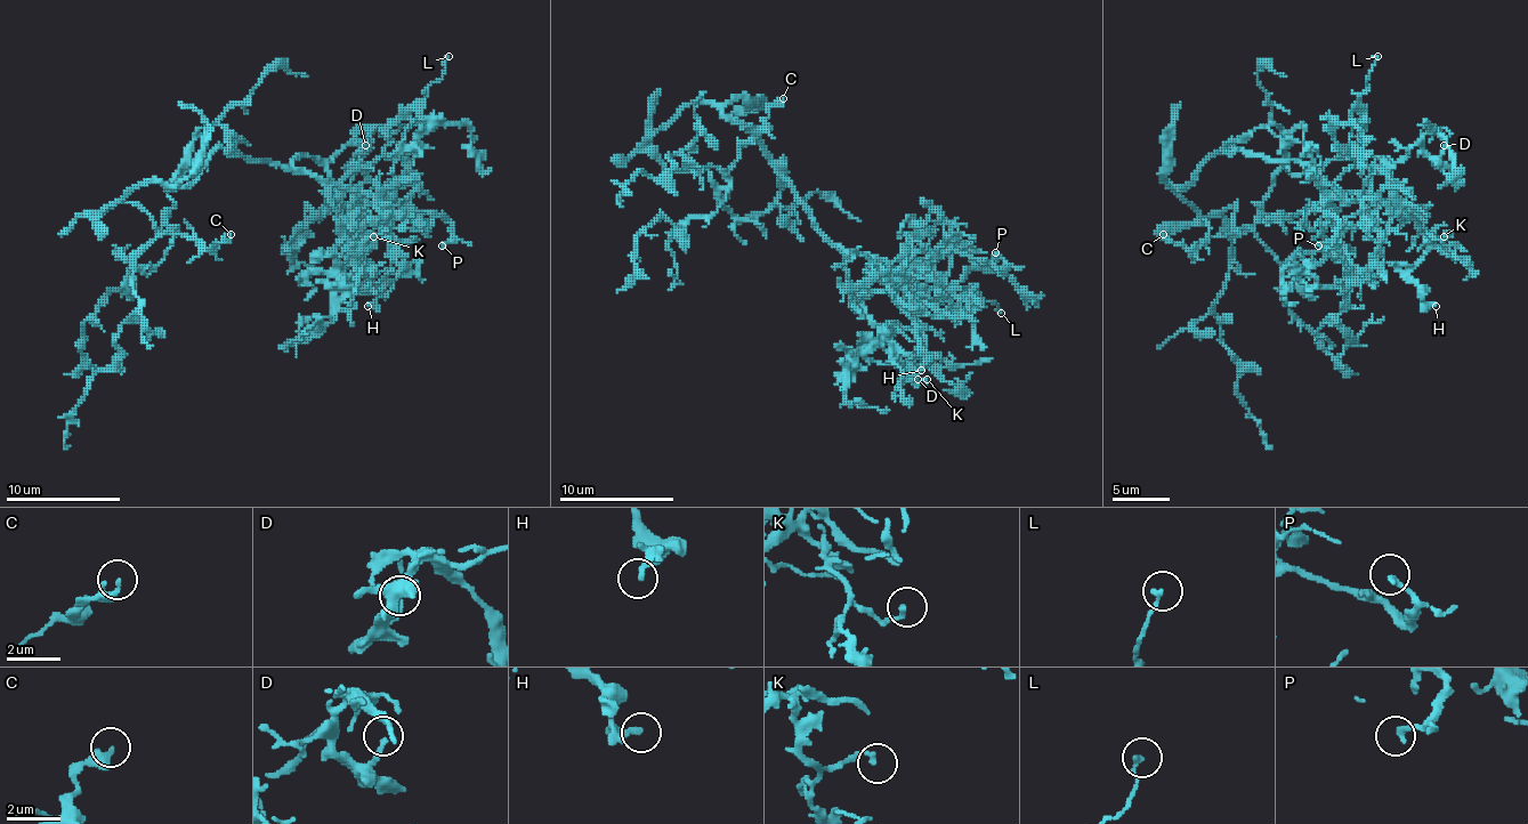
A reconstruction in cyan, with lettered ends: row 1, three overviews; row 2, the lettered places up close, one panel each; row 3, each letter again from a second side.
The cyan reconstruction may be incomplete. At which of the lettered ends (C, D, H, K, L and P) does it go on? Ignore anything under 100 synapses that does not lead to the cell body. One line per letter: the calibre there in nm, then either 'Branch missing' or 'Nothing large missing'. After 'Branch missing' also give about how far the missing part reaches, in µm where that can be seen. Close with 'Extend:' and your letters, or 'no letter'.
C: Thickness 220 nm. Nothing large missing
D: Thickness 200 nm. Nothing large missing
H: Thickness 160 nm. Nothing large missing
K: Thickness 180 nm. Nothing large missing
L: Thickness 200 nm. Nothing large missing
P: Thickness 200 nm. Nothing large missing
Extend: no letter

